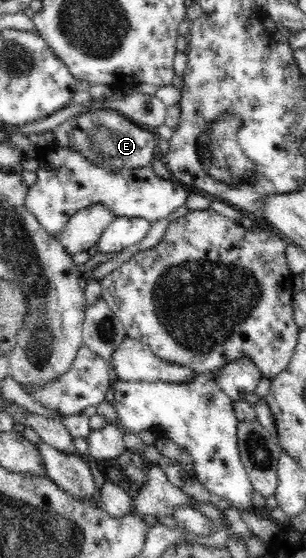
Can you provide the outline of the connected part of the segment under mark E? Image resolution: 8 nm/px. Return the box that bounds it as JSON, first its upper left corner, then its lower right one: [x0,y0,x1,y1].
[54,109,161,169]

